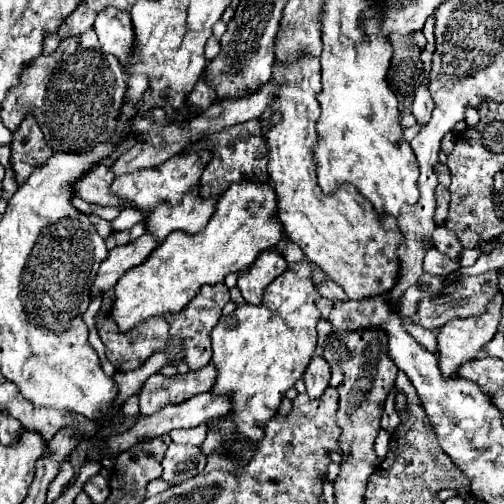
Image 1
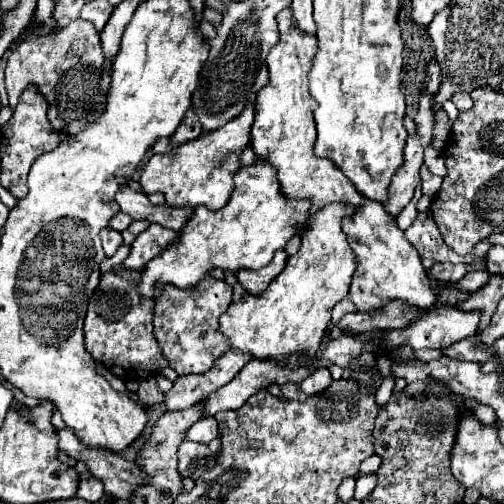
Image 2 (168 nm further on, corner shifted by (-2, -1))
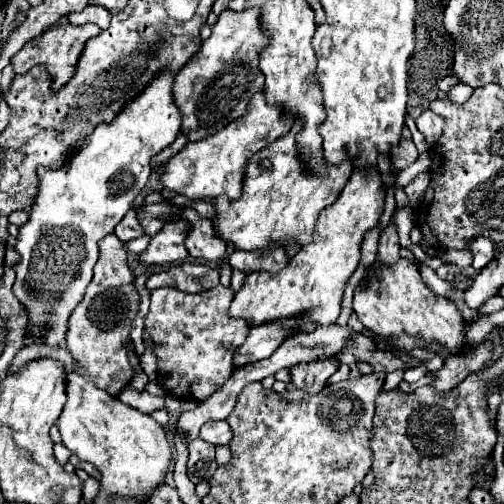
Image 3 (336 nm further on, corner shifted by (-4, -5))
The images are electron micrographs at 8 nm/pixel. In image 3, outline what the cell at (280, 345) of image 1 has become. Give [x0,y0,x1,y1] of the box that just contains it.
[228,169,384,329]

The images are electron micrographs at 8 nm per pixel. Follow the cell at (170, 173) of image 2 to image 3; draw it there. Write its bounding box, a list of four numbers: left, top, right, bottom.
[160,93,294,199]

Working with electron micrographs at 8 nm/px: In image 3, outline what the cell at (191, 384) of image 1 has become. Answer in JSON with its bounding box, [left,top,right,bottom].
[234,321,298,369]

